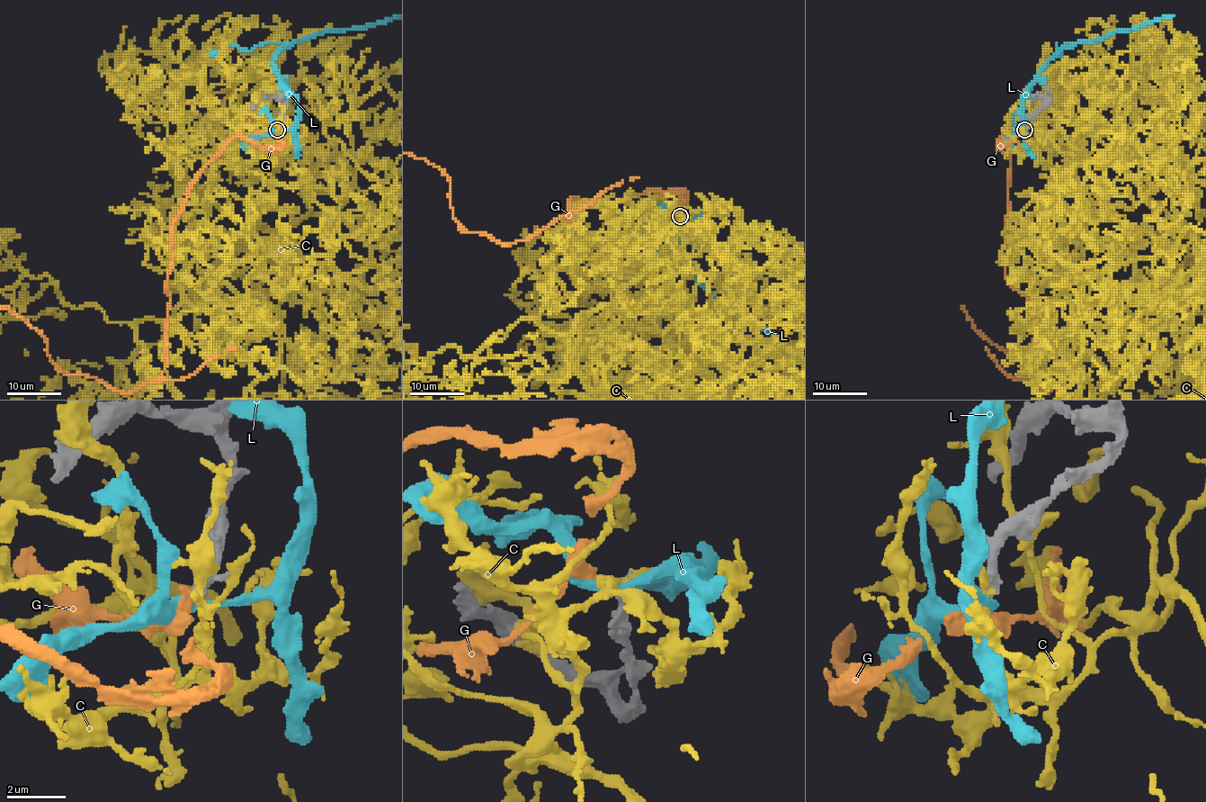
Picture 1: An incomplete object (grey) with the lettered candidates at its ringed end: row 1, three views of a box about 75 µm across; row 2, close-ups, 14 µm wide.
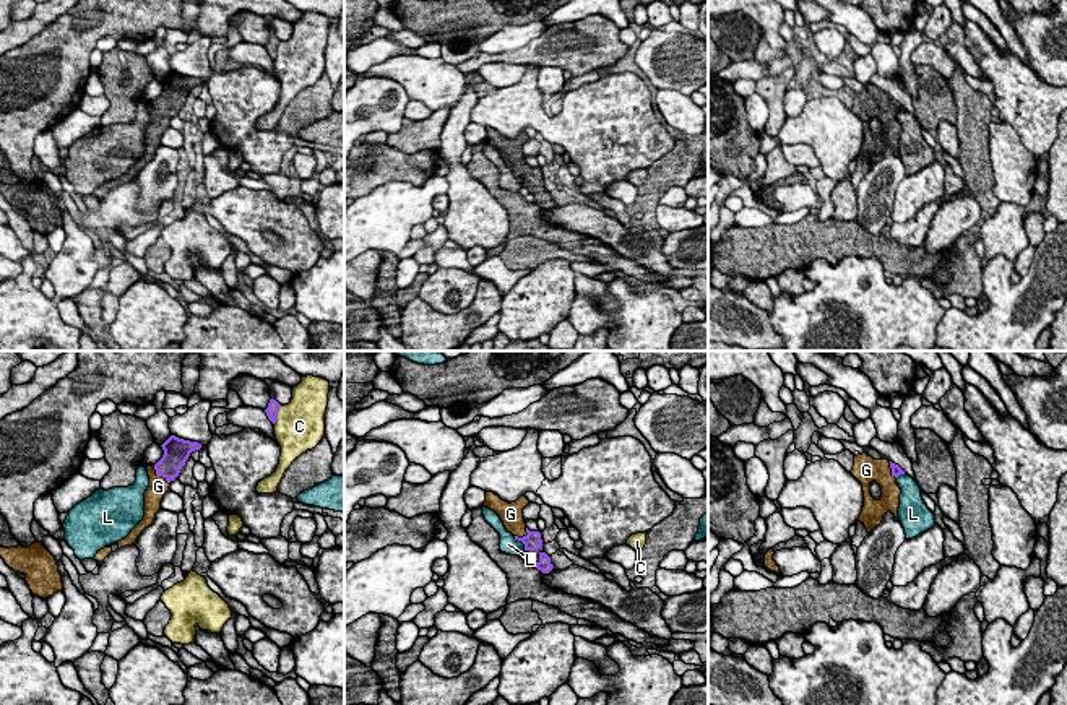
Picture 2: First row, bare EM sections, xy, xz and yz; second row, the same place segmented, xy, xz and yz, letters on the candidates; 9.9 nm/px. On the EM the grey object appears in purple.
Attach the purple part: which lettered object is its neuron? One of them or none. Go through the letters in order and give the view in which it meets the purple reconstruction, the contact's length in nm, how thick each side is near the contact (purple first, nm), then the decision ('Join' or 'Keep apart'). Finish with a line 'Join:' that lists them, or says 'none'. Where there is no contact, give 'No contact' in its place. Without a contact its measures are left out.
C: Touches purple in xy. Shared border 200 nm. Thickness 130 nm (purple) against 480 nm. Keep apart
G: Touches purple in xy. Shared border 260 nm. Thickness 240 nm (purple) against 190 nm. Join
L: Touches purple in xz. Shared border 190 nm. Thickness 170 nm (purple) against 180 nm. Keep apart
Join: G

